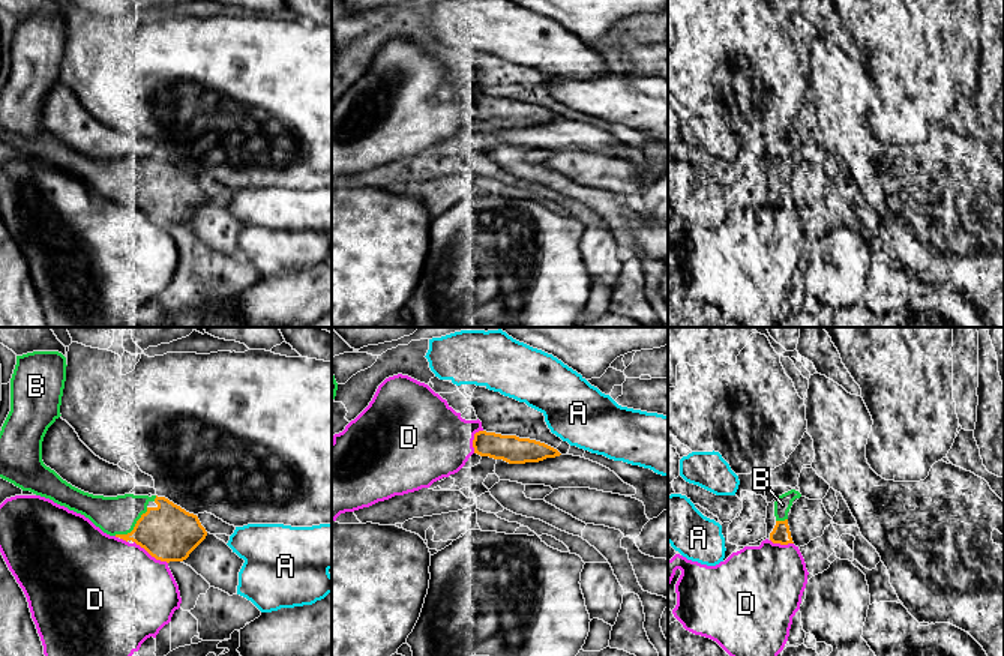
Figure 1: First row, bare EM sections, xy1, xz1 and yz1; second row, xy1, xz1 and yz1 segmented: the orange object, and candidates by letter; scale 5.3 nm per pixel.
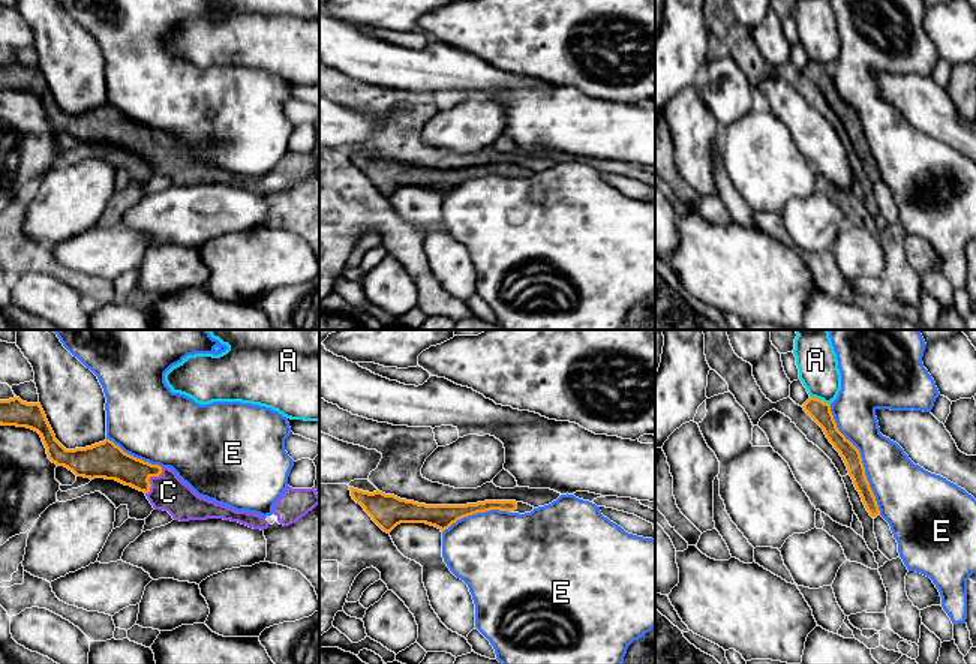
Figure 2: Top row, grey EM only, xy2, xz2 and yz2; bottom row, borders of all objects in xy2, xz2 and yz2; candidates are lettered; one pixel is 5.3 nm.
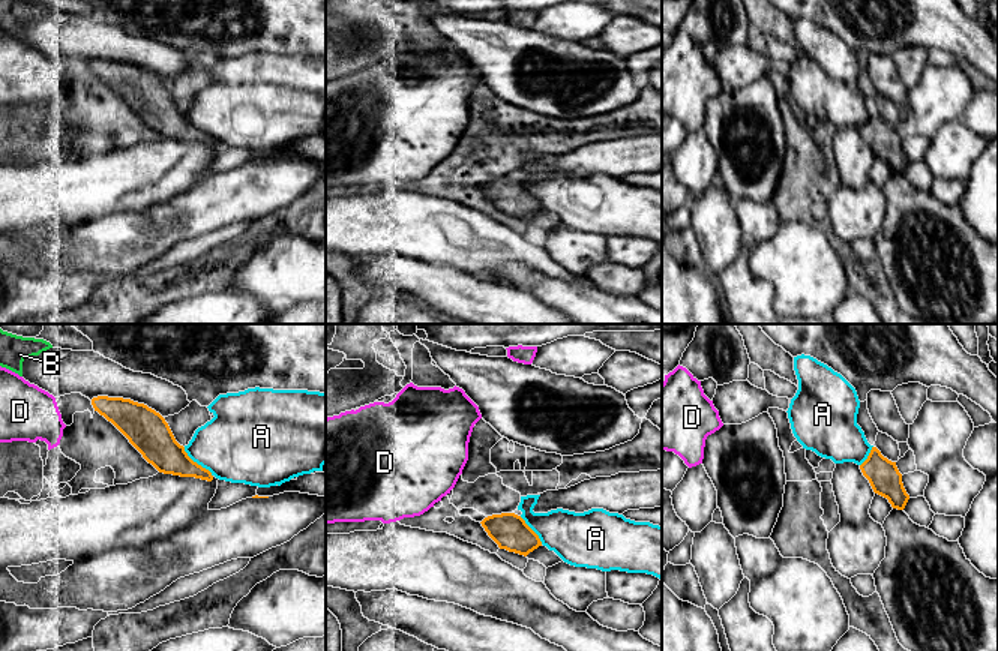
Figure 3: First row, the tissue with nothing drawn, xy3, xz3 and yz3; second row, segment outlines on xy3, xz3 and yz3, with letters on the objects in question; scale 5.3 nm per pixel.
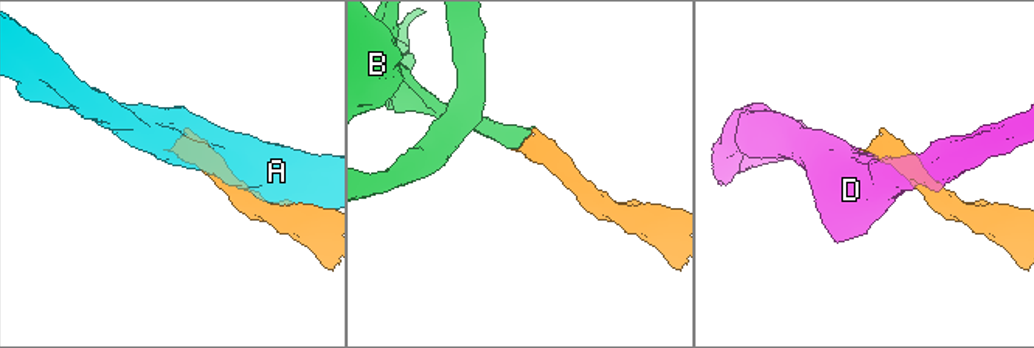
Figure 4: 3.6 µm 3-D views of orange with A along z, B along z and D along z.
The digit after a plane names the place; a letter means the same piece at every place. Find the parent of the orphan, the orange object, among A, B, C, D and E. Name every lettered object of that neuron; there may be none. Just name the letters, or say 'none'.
B, C

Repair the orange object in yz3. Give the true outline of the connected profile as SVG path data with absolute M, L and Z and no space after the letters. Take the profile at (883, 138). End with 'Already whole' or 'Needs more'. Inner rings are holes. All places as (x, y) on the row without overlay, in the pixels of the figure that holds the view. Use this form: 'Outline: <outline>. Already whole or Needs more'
Outline: M872 111L867 123L860 129L875 158L888 164L893 172L903 174L909 159L906 158L902 138L896 126L888 124L876 111Z. Already whole

